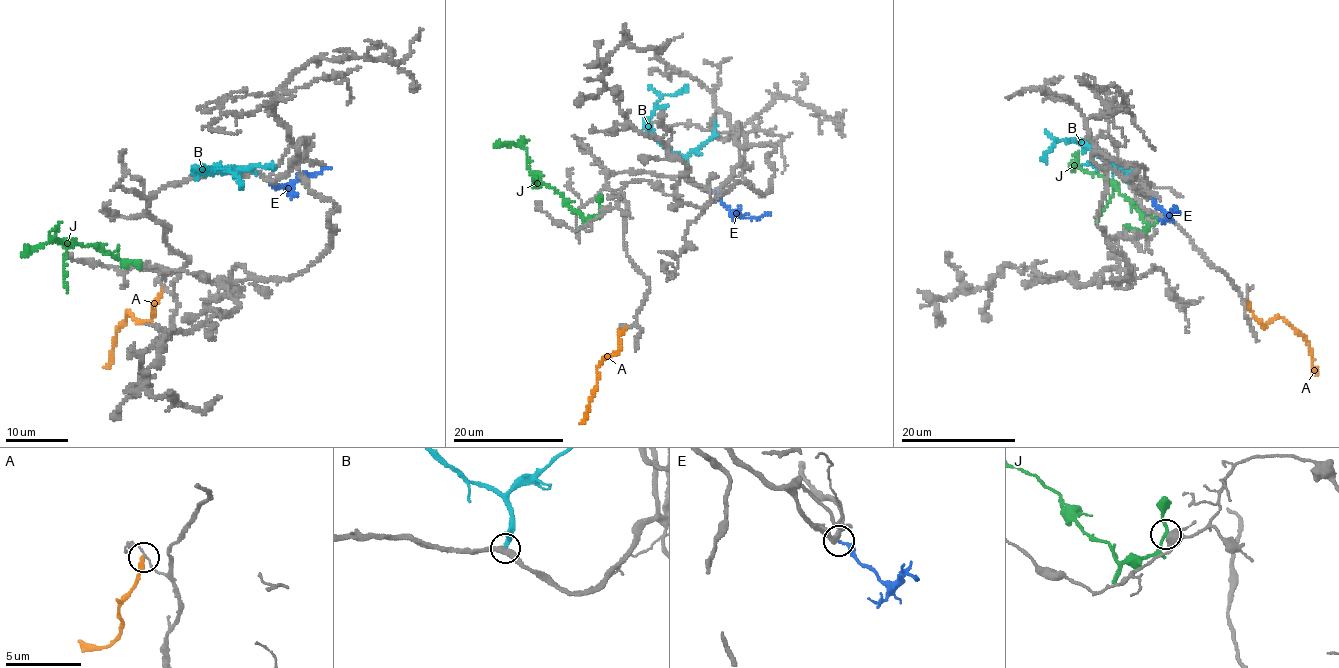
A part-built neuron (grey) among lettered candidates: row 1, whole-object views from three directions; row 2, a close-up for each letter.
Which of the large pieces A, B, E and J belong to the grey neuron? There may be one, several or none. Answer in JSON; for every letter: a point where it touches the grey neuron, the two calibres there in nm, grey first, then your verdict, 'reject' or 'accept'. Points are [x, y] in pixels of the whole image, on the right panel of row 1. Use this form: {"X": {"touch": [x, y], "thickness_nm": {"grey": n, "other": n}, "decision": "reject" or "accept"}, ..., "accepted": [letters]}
{"A": {"touch": [1247, 293], "thickness_nm": {"grey": 110, "other": 300}, "decision": "reject"}, "B": {"touch": [1135, 172], "thickness_nm": {"grey": 340, "other": 320}, "decision": "reject"}, "E": {"touch": [1149, 198], "thickness_nm": {"grey": 280, "other": 240}, "decision": "reject"}, "J": {"touch": [1137, 230], "thickness_nm": {"grey": 400, "other": 220}, "decision": "reject"}, "accepted": []}

